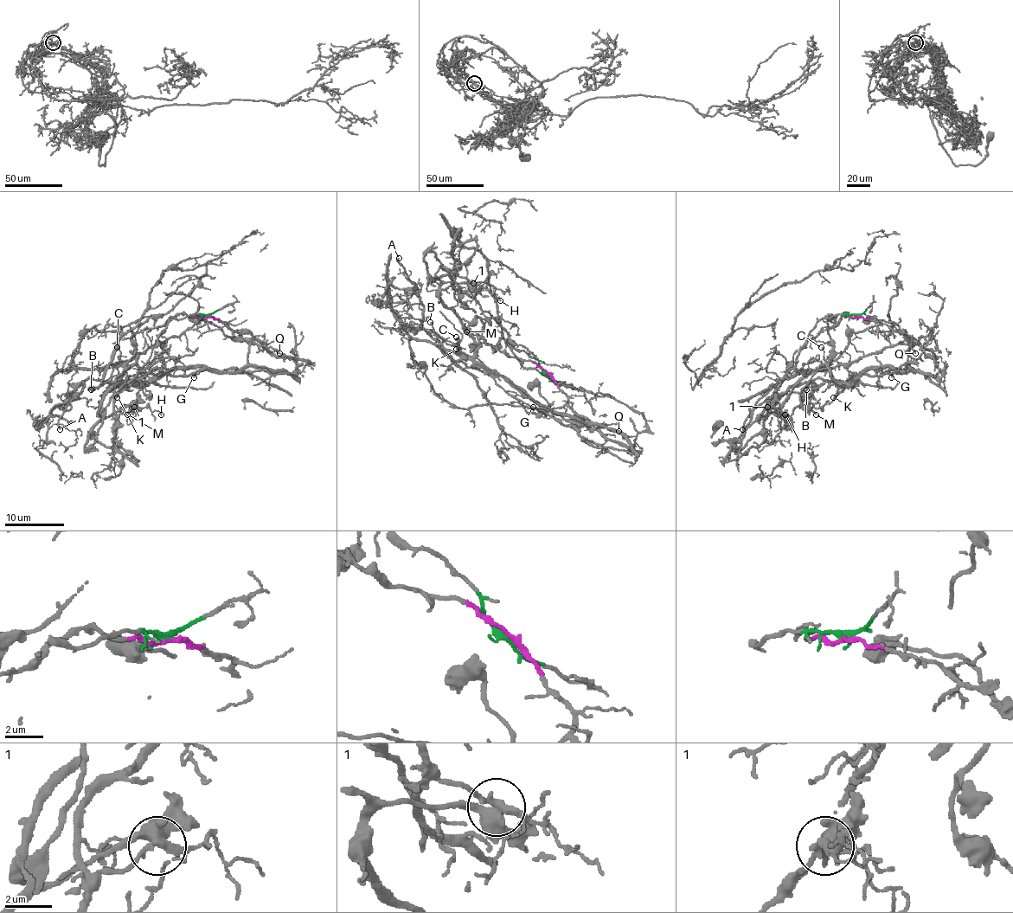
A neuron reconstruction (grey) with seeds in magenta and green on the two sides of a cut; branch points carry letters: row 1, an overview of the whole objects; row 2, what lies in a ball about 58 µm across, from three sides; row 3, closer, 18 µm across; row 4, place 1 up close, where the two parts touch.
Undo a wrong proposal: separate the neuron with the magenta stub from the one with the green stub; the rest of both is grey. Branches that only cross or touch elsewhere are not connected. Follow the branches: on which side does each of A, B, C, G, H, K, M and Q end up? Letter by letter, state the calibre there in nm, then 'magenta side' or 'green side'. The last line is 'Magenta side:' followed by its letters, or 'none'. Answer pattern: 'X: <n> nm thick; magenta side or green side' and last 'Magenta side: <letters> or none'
A: 180 nm thick; magenta side
B: 130 nm thick; magenta side
C: 100 nm thick; magenta side
G: 140 nm thick; magenta side
H: 110 nm thick; green side
K: 200 nm thick; magenta side
M: 220 nm thick; magenta side
Q: 110 nm thick; magenta side
Magenta side: A, B, C, G, K, M, Q

